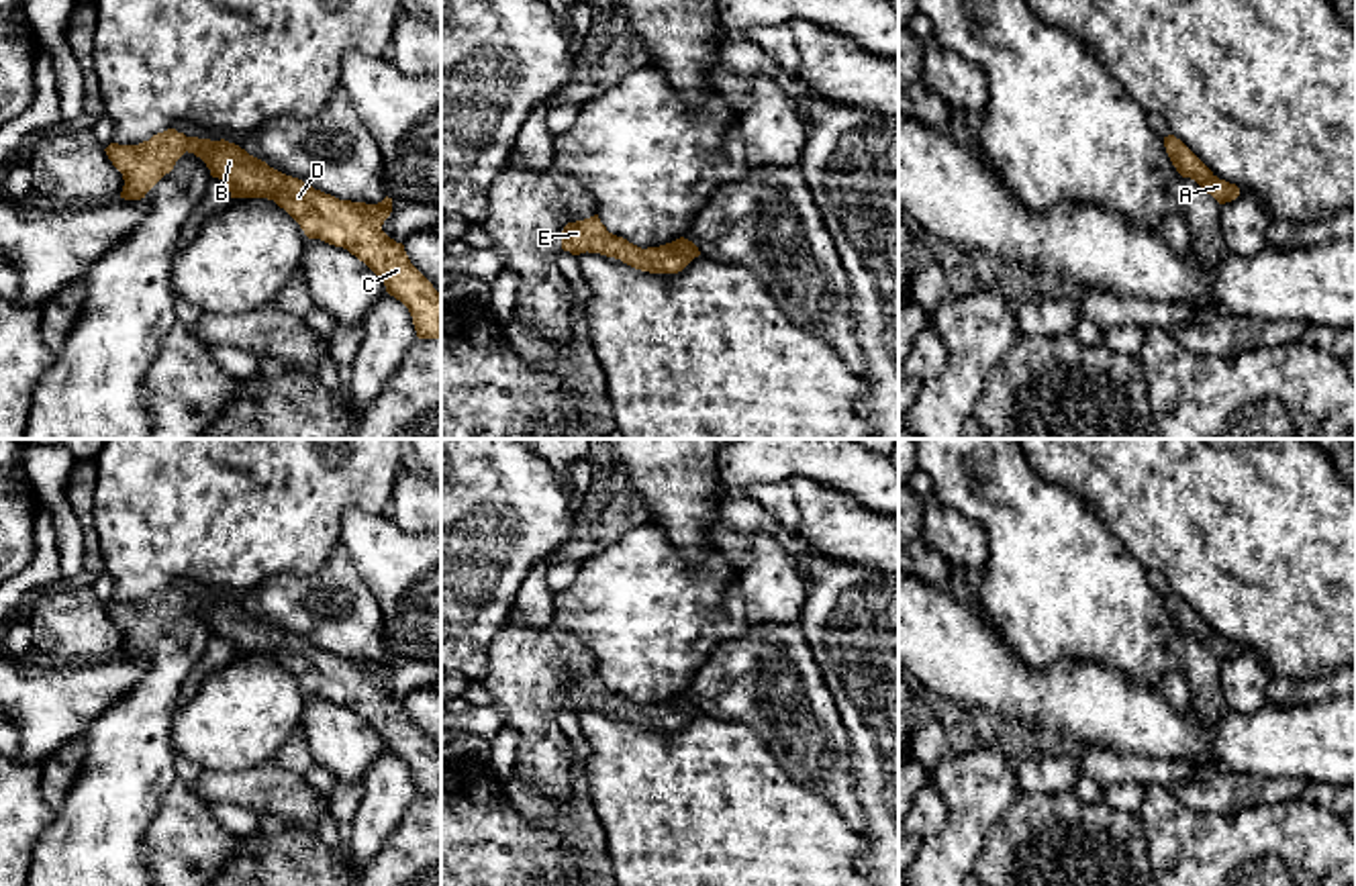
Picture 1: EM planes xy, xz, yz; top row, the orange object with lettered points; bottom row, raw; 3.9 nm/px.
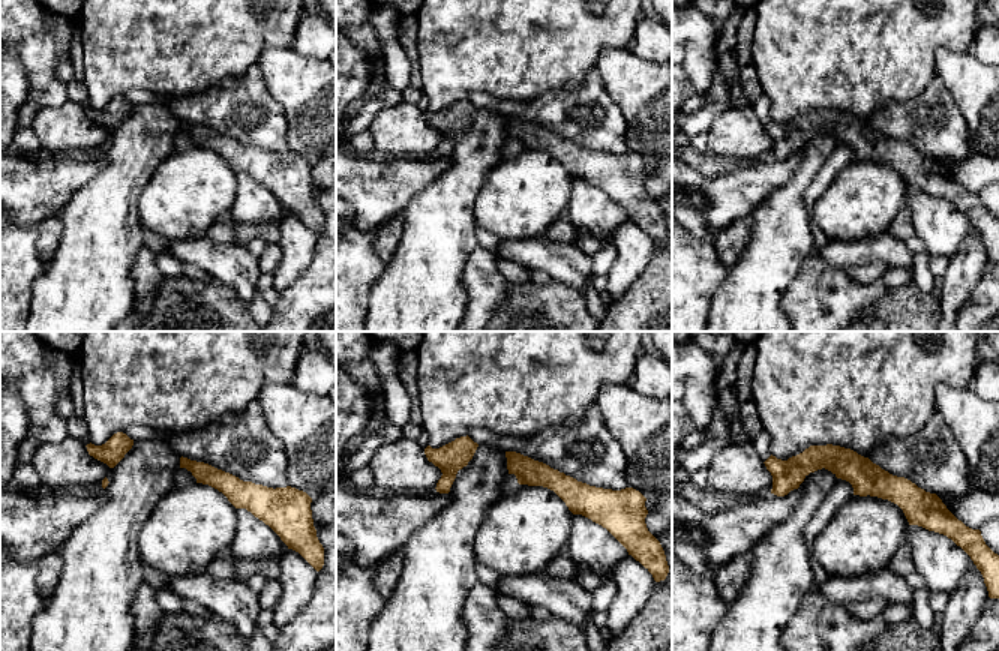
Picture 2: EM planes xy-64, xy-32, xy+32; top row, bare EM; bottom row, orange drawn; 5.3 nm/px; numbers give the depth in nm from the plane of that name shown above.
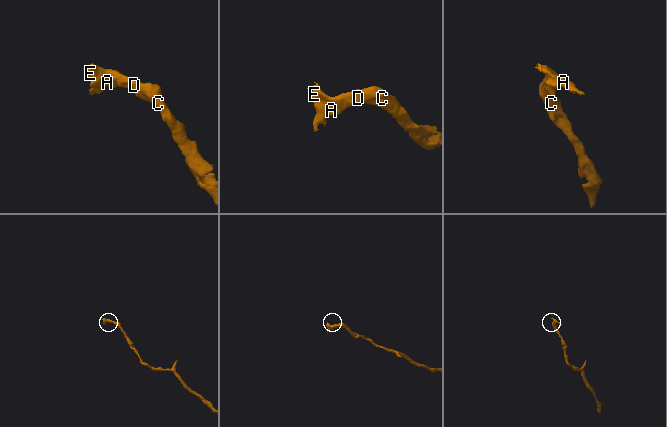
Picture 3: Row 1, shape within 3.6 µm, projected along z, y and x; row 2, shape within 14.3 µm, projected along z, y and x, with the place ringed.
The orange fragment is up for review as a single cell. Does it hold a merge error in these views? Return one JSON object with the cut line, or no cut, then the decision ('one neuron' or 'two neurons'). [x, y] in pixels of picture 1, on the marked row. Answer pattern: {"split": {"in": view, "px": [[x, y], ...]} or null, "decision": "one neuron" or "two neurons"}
{"split": null, "decision": "one neuron"}

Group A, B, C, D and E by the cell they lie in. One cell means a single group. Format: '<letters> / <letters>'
A B C D E

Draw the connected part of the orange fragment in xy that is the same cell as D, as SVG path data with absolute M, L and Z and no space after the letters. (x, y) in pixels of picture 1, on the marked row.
M176 129L139 145L110 143L104 151L123 174L125 200L145 198L186 151L194 153L212 178L229 186L231 198L274 200L308 239L343 247L364 261L384 282L386 292L408 308L417 337L441 339L441 294L410 263L404 245L382 231L392 212L392 198L386 196L378 204L339 200L270 167L235 143L186 137Z

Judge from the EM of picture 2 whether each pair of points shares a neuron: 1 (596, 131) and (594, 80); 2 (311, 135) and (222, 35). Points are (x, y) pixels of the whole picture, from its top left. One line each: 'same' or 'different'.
1: same
2: different

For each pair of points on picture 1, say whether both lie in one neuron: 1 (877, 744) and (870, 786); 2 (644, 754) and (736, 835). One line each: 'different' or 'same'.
1: same
2: same

